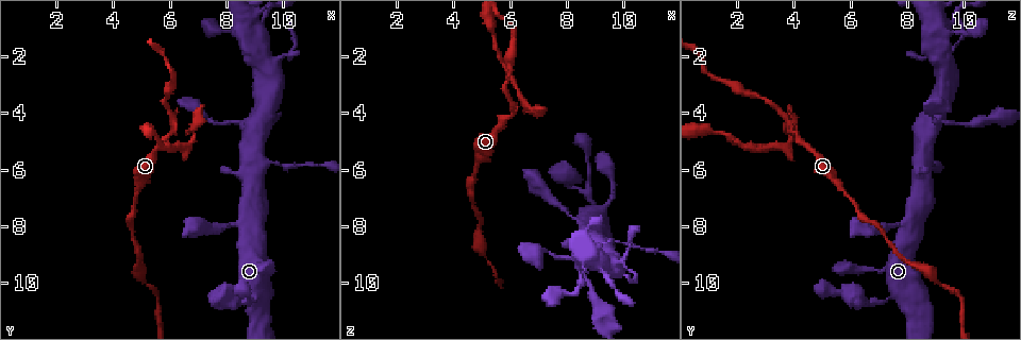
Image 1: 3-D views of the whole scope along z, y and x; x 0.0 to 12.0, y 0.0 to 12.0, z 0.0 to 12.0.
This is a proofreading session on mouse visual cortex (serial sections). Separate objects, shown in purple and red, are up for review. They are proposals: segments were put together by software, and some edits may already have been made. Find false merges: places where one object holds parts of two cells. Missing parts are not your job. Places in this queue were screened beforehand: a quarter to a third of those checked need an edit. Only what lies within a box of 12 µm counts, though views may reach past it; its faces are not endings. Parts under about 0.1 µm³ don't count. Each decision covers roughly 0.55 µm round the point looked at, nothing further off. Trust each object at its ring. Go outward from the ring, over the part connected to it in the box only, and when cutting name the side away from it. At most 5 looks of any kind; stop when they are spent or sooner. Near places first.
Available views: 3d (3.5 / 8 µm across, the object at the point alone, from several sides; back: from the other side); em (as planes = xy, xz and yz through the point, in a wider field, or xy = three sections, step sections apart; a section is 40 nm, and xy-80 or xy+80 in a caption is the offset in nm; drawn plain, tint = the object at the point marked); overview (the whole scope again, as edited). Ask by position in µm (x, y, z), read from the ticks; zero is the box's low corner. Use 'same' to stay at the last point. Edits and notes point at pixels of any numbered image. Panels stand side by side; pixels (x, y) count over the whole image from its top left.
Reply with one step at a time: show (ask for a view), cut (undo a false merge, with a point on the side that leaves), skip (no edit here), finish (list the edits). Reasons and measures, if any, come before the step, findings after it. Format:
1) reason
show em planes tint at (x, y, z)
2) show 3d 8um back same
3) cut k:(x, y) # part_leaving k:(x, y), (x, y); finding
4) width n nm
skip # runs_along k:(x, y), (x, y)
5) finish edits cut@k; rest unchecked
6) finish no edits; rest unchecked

branch point
show 3d 3.5um at (8.8, 10.6, 7.0)

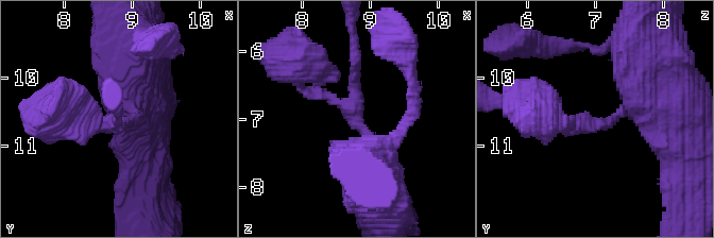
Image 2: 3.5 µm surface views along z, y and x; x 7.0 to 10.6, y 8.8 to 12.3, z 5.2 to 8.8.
arms 3; arm_widths 150, 200, 300 nm; shape alone is not enough
show em planes plain at (8.80, 10.70, 6.95)

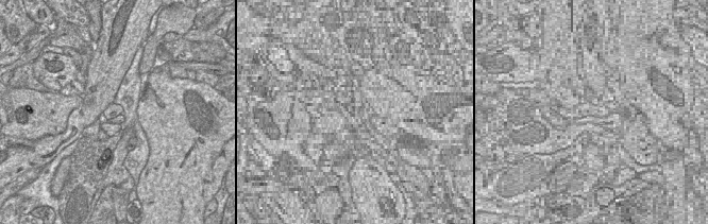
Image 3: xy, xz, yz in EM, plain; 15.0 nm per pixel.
show em planes tint same

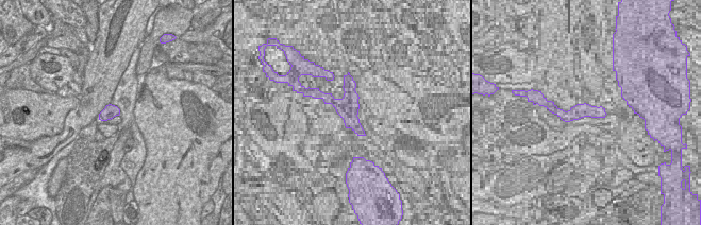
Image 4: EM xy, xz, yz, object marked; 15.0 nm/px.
skip # runs_along 2:(645, 98), (607, 124), (555, 114); all the same cell

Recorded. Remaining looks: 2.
thin neck
show em xy step 5 tint at (8.6, 8.1, 8.0)

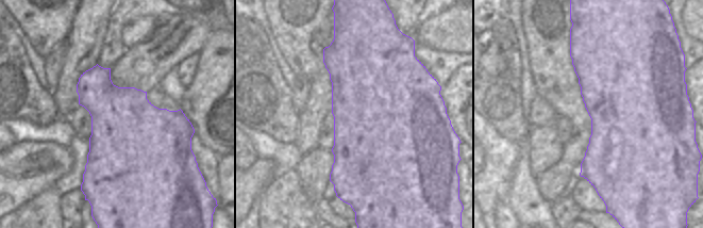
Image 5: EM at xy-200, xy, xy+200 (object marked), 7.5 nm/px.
wider look
show 3d 3.5um same

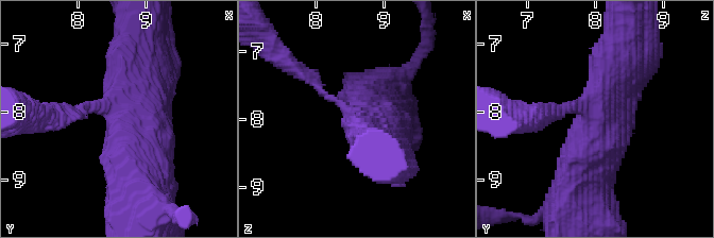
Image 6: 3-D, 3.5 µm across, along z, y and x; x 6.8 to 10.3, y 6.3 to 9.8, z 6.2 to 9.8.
width 800 nm
skip # runs_along 6:(579, 192), (629, 55); one cell here

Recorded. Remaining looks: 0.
finish no edits; rest unchecked

